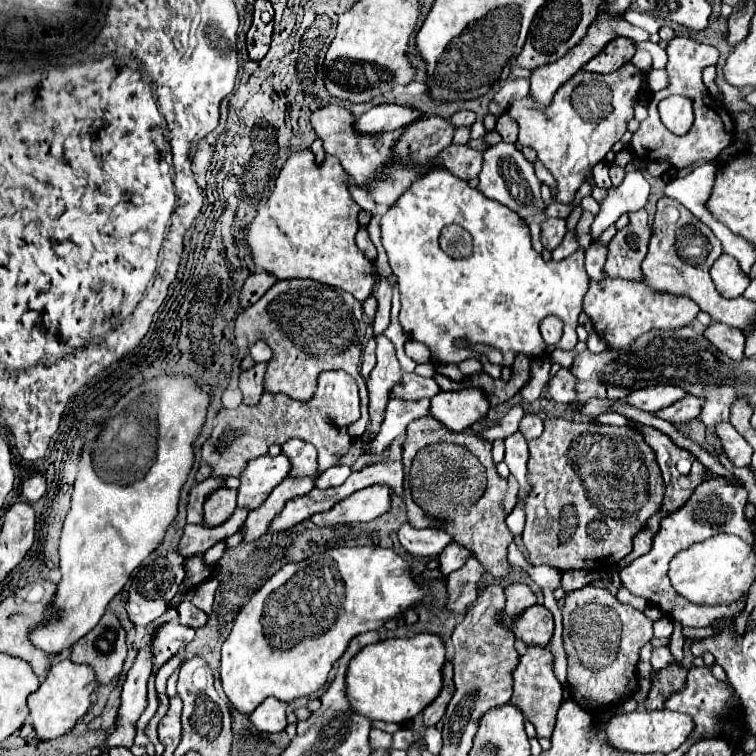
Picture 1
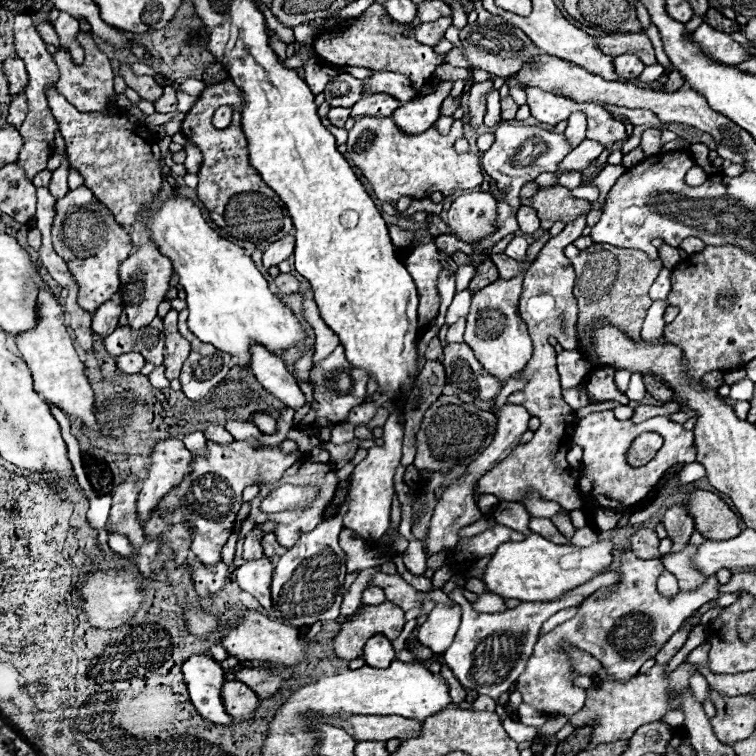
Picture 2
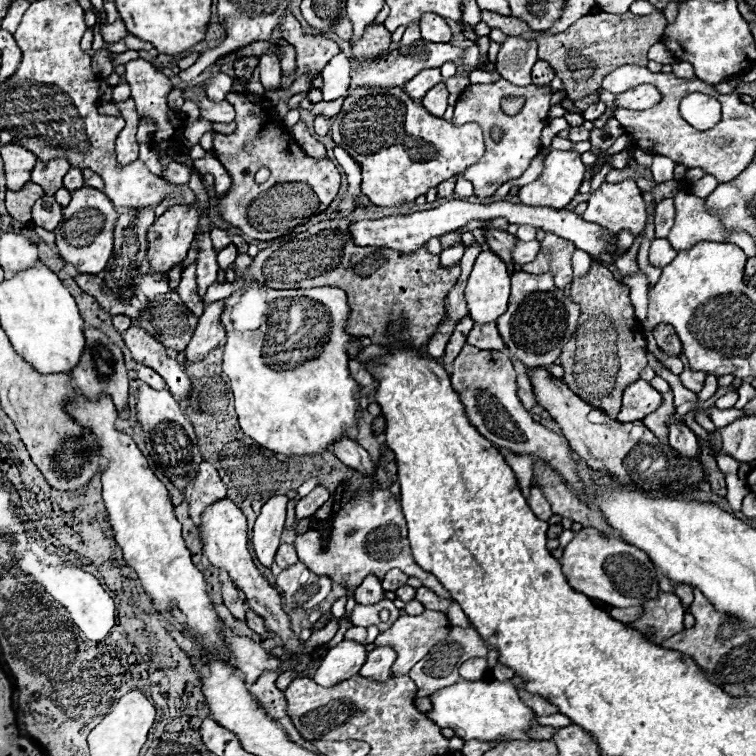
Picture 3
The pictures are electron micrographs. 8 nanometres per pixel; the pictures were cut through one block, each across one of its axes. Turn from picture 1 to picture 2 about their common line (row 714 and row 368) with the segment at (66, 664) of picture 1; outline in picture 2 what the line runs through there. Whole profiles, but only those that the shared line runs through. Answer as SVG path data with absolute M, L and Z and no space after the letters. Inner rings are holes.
M36 276L38 284L38 298L36 298L36 326L34 330L26 330L22 334L16 334L16 346L22 352L26 364L32 370L34 378L34 390L46 398L50 404L56 404L64 412L80 418L88 428L98 430L96 418L92 414L92 404L94 404L94 394L88 384L88 378L84 374L84 366L74 350L72 336L68 332L64 312L52 292L48 292L48 286L40 276Z

